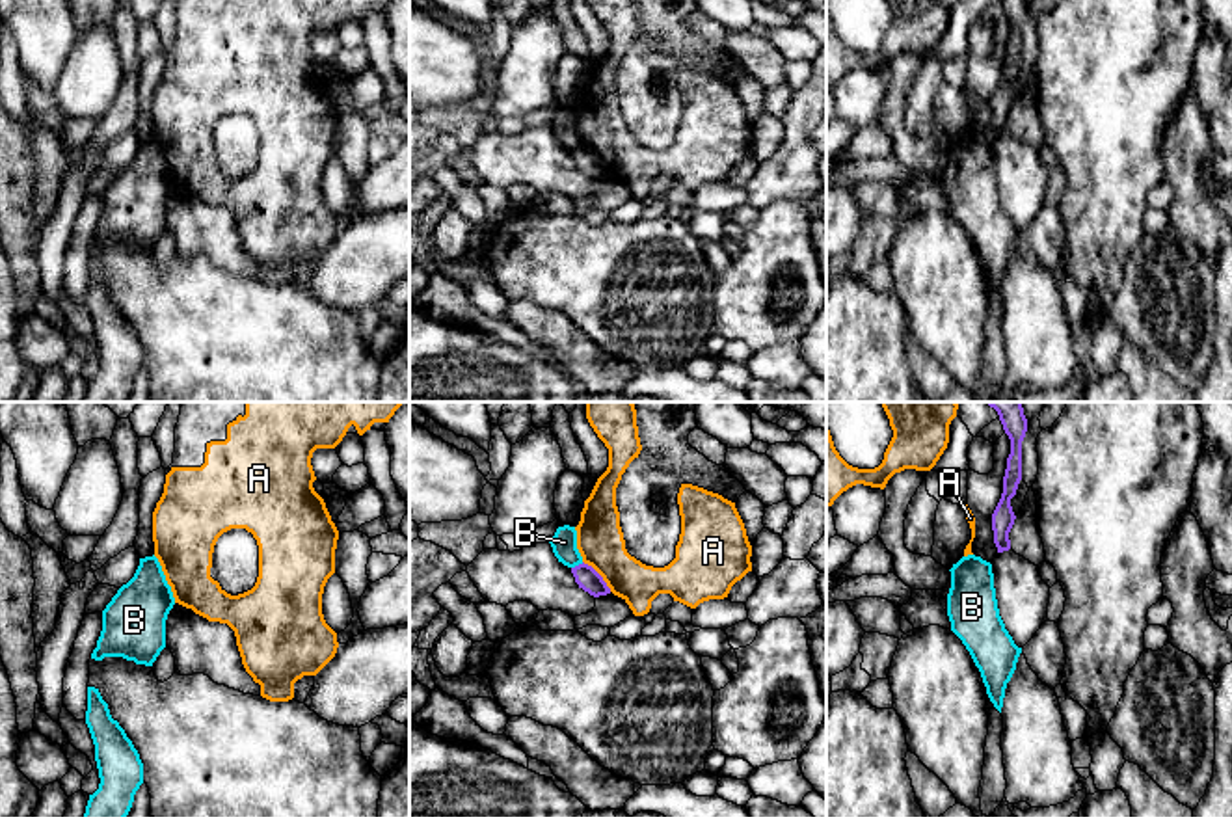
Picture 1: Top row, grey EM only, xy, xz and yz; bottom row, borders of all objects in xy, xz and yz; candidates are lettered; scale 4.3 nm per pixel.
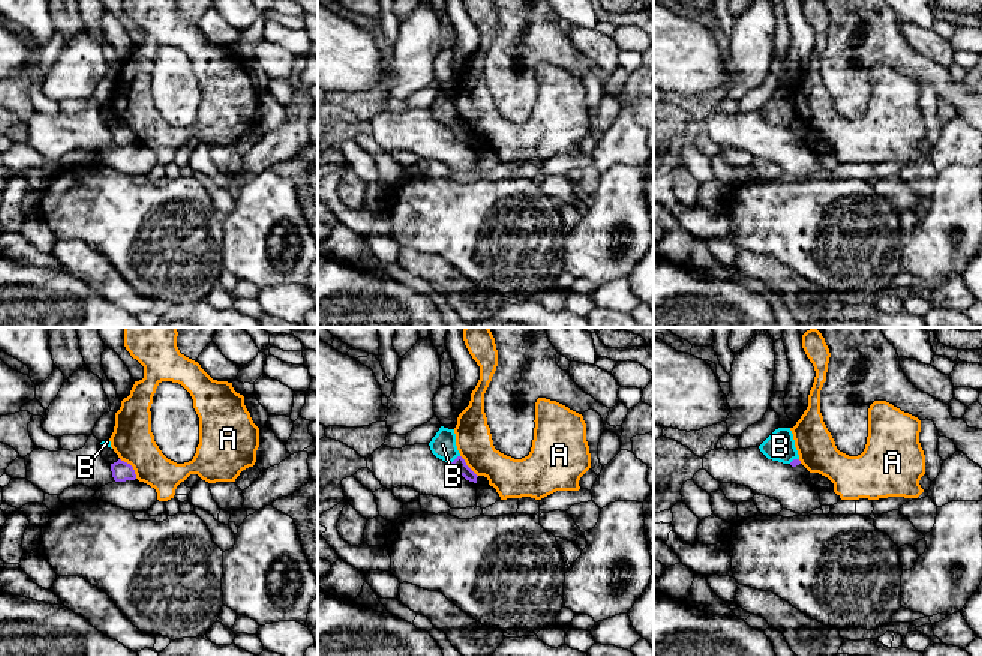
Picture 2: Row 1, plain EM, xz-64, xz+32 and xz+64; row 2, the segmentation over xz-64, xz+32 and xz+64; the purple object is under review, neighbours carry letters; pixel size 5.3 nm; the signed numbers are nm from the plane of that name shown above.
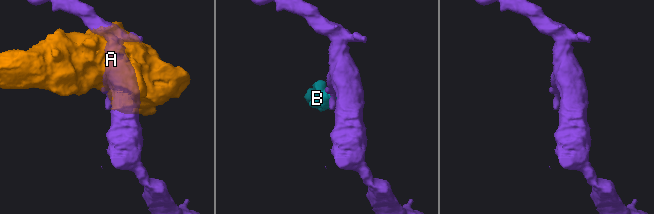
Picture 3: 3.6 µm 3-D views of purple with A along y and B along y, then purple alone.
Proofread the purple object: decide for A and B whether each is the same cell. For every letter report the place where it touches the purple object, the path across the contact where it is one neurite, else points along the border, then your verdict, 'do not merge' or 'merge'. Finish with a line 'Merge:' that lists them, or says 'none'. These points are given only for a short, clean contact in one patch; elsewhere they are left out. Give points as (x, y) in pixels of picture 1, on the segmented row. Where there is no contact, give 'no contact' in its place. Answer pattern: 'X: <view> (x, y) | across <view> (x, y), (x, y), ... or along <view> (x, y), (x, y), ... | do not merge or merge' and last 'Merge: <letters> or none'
A: xz (600, 575) | do not merge
B: xz (579, 564) | along xz (583, 562), (572, 568) | do not merge
Merge: none

